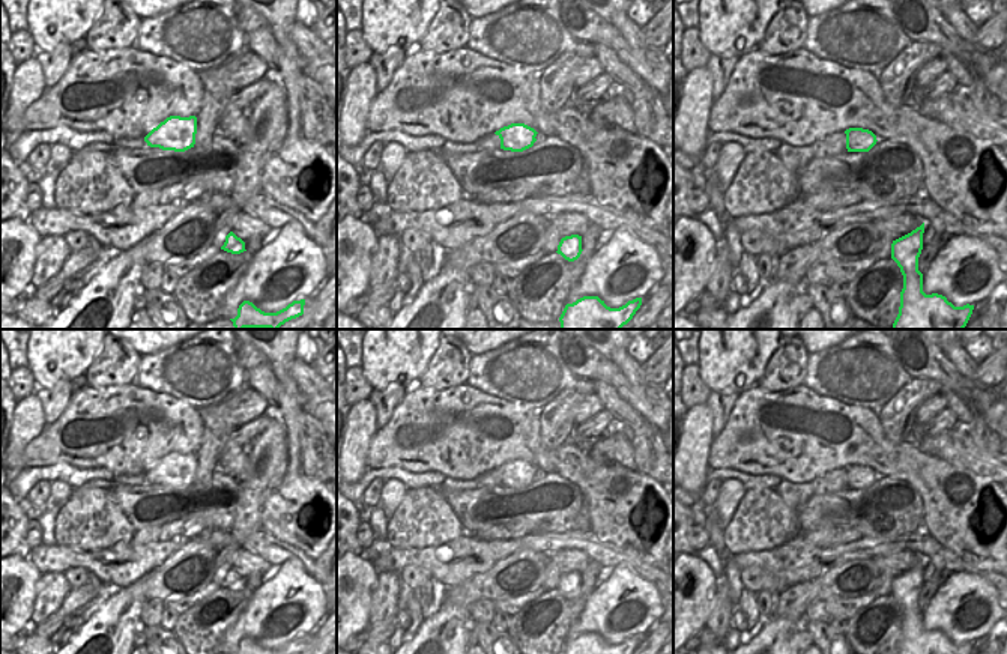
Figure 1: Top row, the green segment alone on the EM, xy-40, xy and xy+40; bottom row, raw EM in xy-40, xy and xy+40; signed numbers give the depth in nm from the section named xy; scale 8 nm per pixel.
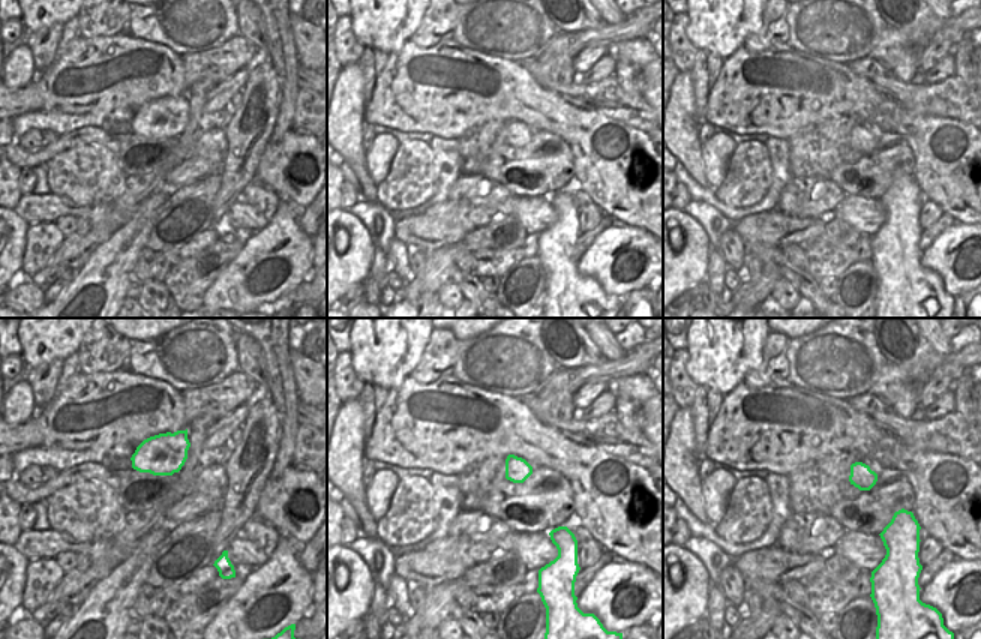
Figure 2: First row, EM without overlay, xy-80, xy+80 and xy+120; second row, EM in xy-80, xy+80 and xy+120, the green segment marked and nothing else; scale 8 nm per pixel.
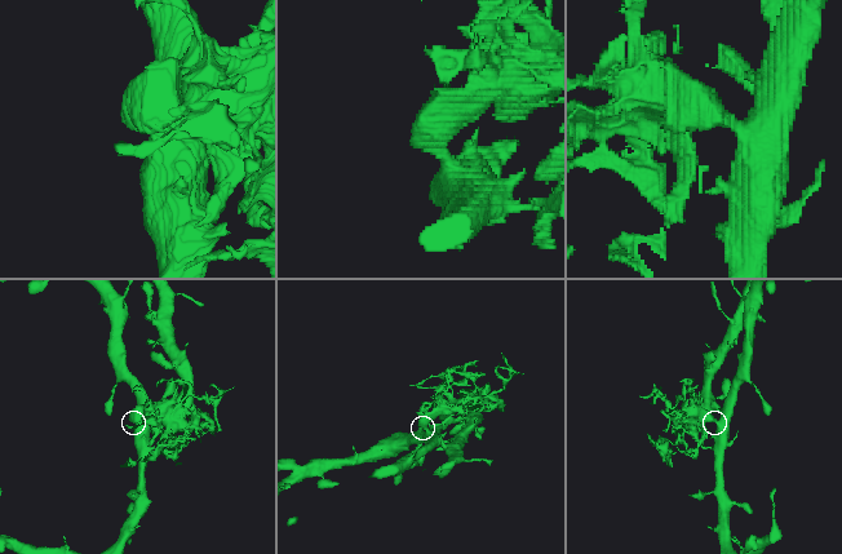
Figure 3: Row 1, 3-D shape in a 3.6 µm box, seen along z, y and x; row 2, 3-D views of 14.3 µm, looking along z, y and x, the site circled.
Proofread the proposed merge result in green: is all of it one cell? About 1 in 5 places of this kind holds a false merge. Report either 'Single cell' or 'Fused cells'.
Fused cells.

